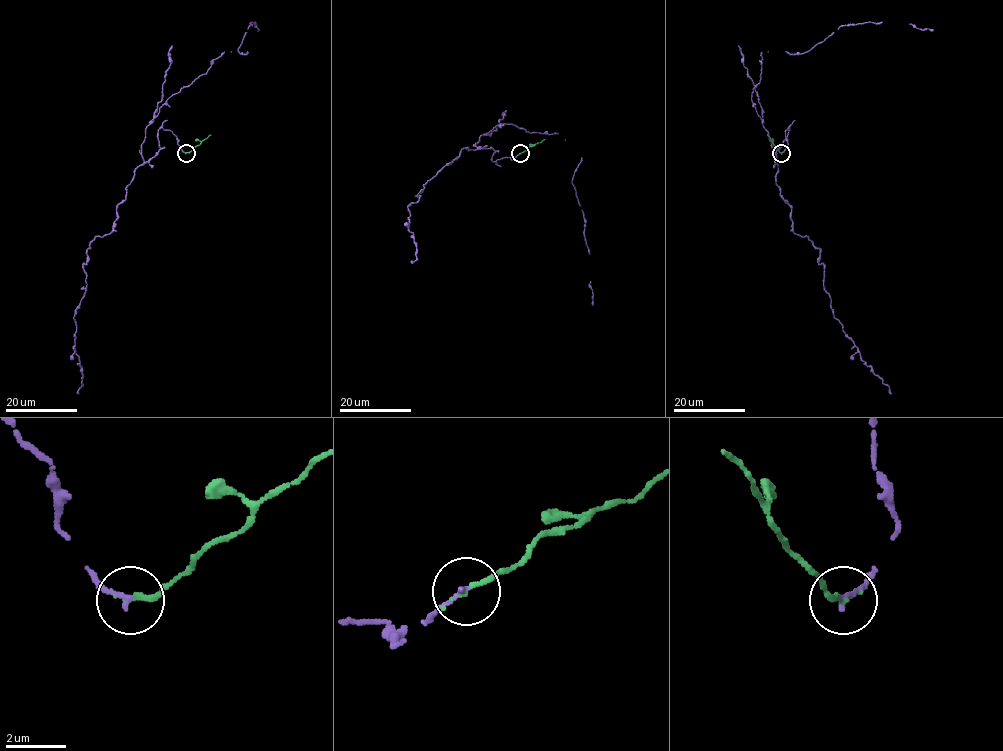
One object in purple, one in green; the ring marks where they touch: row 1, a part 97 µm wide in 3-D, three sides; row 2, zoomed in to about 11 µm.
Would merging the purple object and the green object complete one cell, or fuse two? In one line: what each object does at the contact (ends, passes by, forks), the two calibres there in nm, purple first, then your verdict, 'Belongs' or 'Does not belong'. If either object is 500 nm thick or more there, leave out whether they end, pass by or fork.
At the ring purple ends. At the ring green ends. Thickness 170 nm (purple) against 180 nm. Belongs

